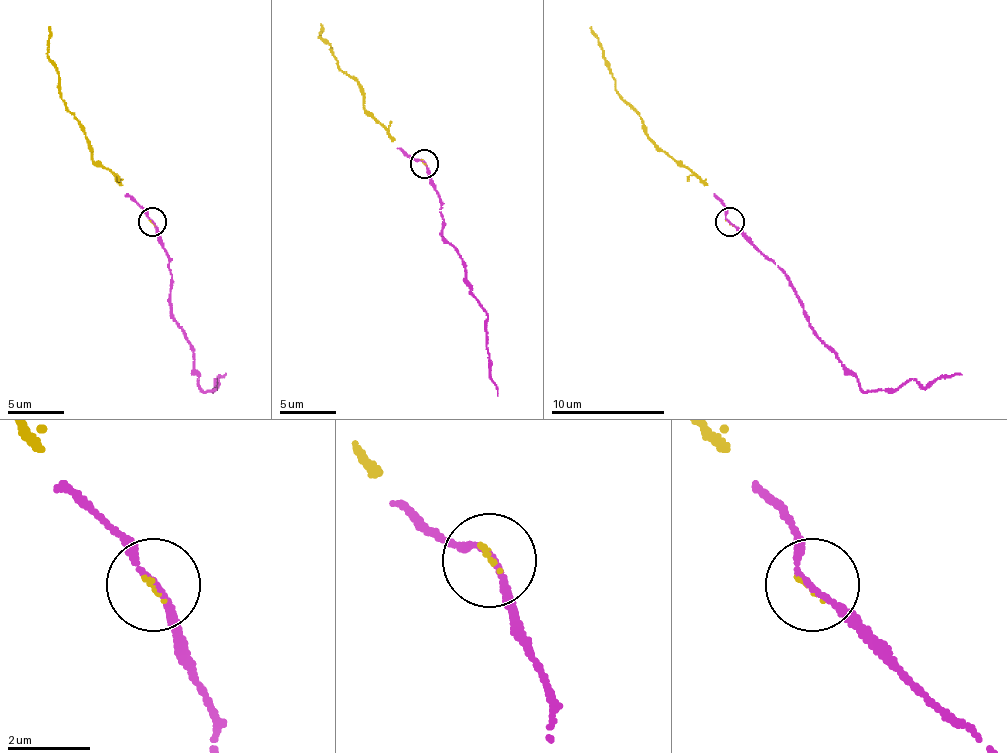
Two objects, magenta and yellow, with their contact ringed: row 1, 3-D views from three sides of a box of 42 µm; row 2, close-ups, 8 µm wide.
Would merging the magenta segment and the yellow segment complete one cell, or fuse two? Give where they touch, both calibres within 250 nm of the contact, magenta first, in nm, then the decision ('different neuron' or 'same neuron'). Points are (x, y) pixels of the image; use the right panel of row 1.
place (730, 222); calibres 130 and 70 nm; same neuron

